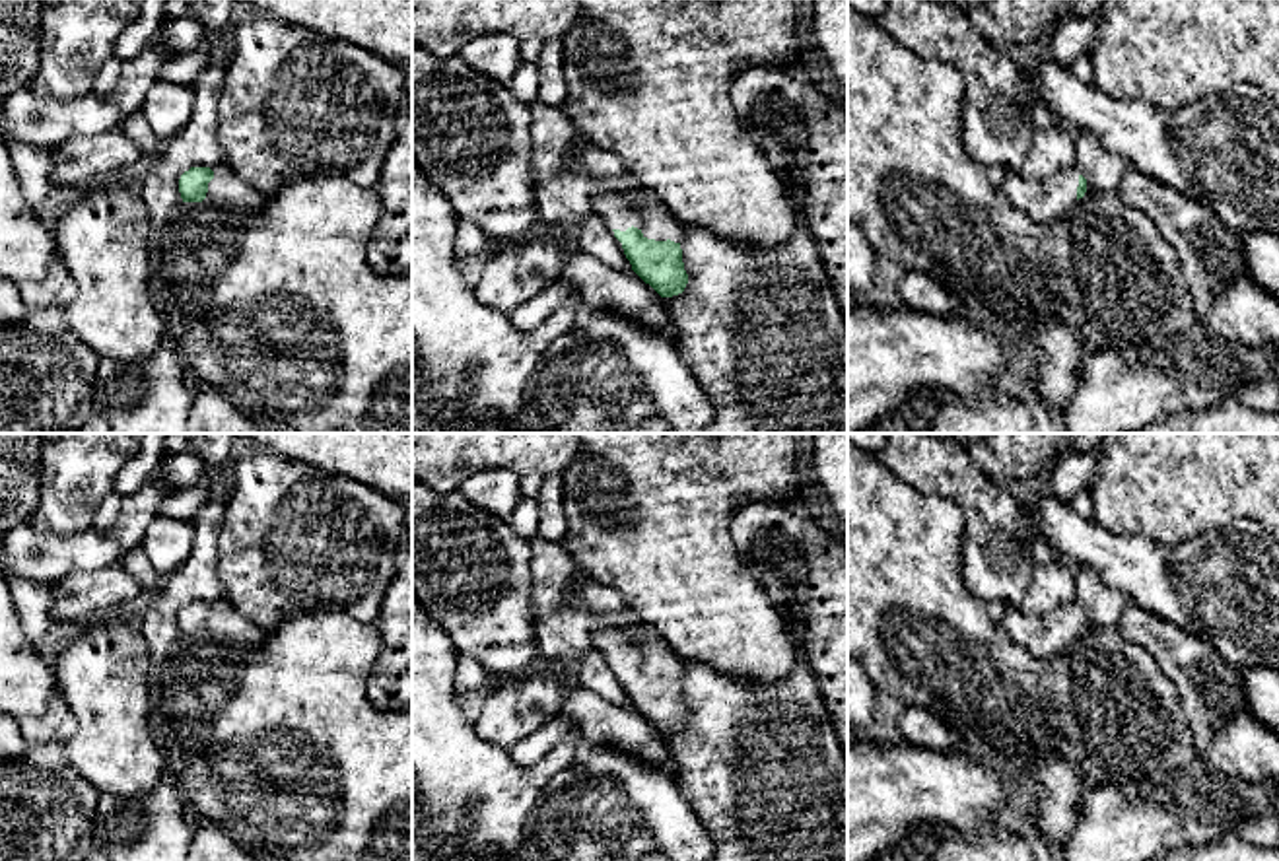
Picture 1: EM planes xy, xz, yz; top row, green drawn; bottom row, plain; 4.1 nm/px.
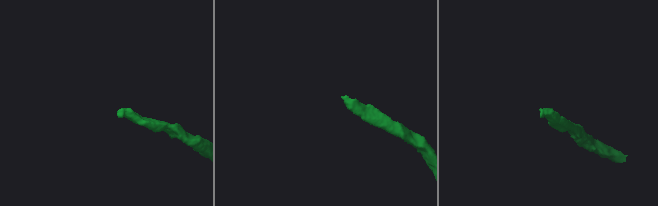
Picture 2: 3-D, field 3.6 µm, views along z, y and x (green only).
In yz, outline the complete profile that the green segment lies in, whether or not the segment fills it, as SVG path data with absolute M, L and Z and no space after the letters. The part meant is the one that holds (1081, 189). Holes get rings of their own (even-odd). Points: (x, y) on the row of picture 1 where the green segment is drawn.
M1075 169L1061 171L1050 179L1024 179L1007 173L1005 194L1009 202L1038 225L1050 225L1071 210L1087 192L1087 179Z

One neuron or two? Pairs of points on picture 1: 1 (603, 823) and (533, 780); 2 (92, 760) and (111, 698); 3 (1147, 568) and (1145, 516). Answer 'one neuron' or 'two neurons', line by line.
1: two neurons
2: one neuron
3: two neurons

